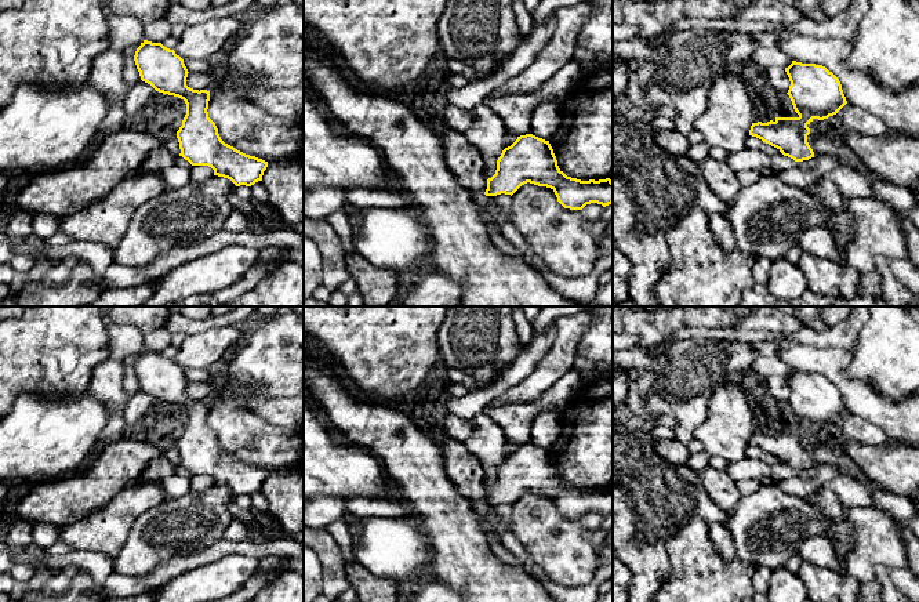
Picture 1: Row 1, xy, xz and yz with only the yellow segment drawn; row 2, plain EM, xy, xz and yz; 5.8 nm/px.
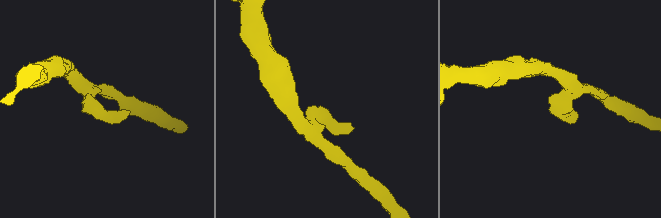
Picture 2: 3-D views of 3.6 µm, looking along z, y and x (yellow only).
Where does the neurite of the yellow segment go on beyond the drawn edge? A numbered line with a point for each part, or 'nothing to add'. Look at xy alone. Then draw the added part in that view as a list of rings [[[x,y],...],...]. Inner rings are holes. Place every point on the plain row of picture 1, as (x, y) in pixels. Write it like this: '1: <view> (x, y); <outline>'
nothing to add

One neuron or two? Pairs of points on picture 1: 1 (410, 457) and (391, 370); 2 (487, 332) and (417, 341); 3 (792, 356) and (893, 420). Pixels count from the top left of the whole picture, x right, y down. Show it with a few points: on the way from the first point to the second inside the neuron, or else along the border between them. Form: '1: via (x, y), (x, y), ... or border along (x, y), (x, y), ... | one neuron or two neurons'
1: border along (367, 395), (385, 402) | two neurons
2: border along (443, 321), (438, 332), (439, 367) | two neurons
3: via (817, 361), (823, 361), (868, 403) | one neuron

